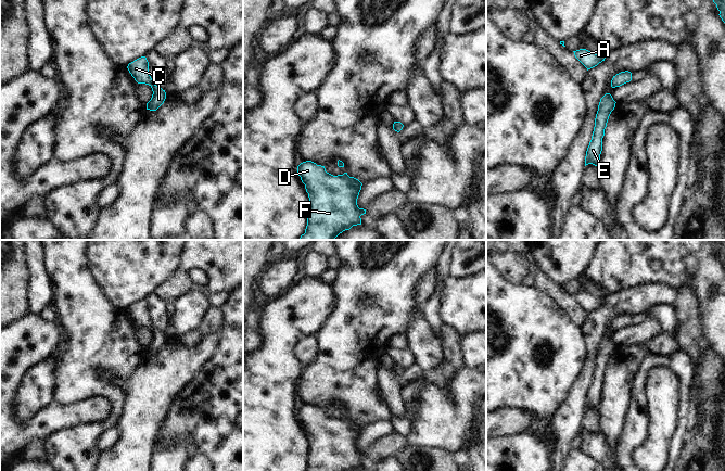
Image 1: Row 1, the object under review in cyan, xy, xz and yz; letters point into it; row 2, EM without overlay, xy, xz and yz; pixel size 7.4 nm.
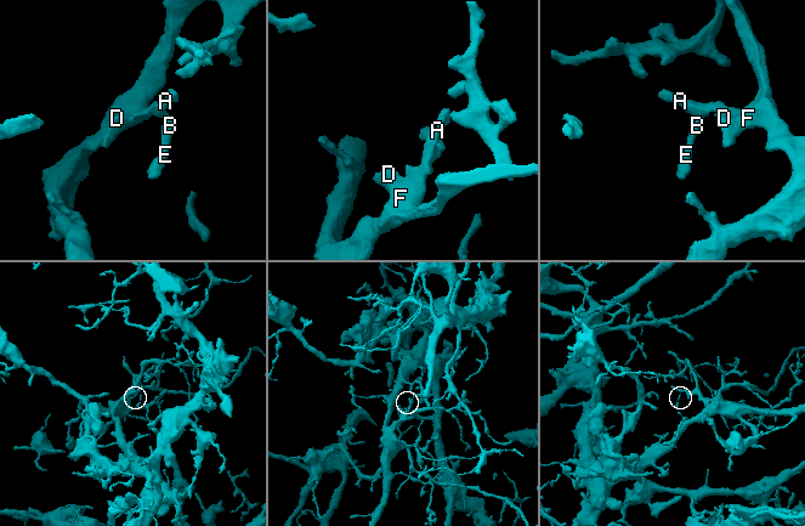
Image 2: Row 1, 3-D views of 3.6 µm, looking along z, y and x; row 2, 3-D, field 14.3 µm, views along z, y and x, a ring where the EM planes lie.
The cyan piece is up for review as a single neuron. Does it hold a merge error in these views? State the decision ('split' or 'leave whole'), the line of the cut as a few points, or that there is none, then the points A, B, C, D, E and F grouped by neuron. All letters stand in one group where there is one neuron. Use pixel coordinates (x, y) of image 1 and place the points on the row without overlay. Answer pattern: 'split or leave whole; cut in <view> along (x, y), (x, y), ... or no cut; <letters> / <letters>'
leave whole; no cut; A B C D E F

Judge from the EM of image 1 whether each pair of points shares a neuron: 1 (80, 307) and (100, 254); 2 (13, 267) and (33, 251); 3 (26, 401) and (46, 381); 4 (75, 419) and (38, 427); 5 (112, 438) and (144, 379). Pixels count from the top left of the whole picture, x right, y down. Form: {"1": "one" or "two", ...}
{"1": "two", "2": "two", "3": "one", "4": "one", "5": "two"}

